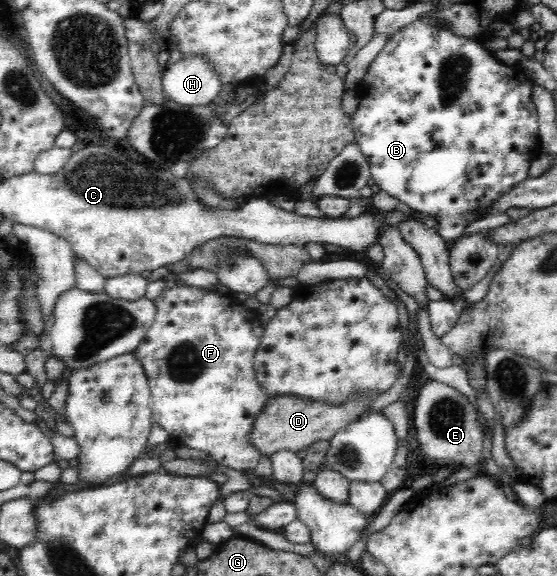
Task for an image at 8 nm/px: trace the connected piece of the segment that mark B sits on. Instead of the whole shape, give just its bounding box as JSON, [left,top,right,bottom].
[351,18,541,242]

